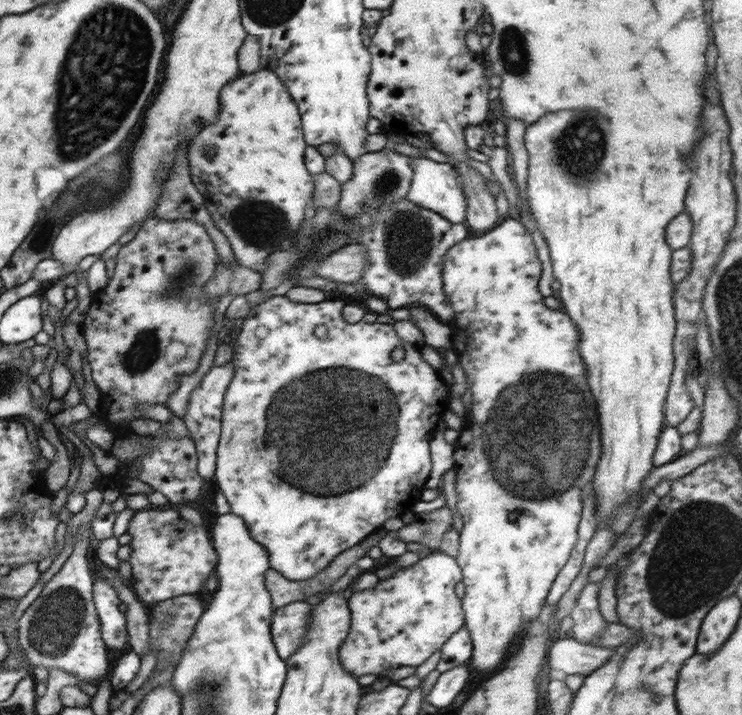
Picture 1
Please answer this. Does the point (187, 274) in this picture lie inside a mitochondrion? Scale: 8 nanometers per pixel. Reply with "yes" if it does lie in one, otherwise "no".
yes

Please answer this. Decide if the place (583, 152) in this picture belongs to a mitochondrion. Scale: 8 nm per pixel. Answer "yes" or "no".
yes

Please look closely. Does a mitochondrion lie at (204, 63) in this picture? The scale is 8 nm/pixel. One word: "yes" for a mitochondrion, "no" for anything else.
no

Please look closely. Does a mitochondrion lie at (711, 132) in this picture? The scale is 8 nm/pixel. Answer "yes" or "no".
no

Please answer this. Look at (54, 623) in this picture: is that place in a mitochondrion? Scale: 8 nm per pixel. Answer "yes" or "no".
yes

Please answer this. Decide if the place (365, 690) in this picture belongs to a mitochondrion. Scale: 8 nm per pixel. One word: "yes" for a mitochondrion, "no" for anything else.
no

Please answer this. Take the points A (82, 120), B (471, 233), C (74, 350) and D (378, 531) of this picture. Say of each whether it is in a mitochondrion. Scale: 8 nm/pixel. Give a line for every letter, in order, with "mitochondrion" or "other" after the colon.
A: mitochondrion
B: other
C: other
D: other

